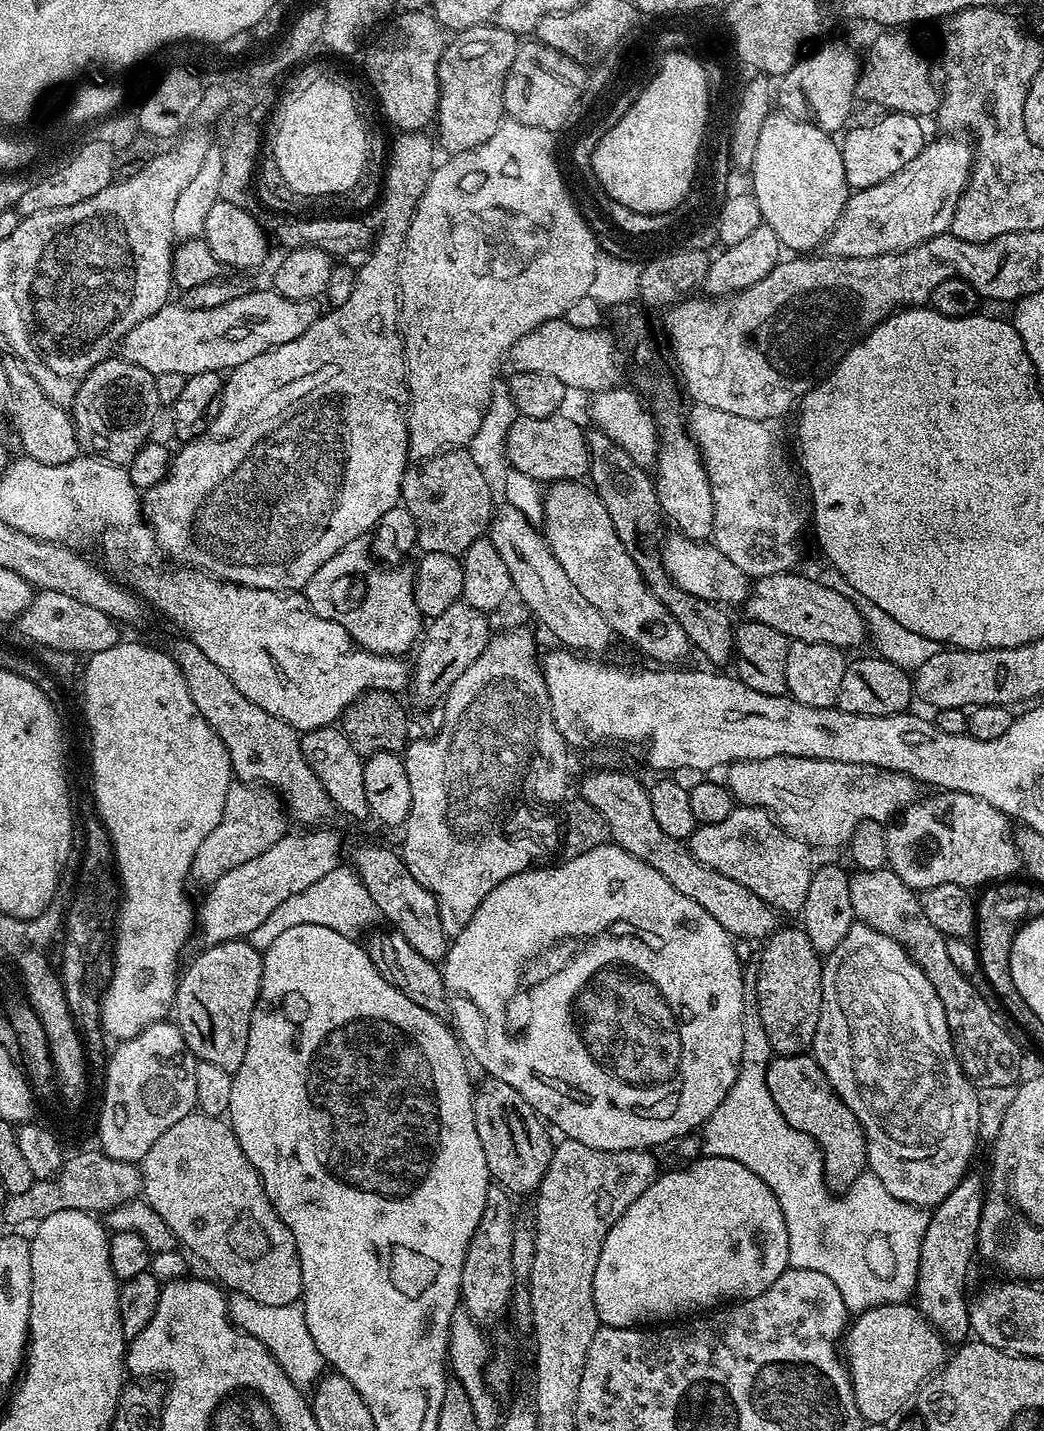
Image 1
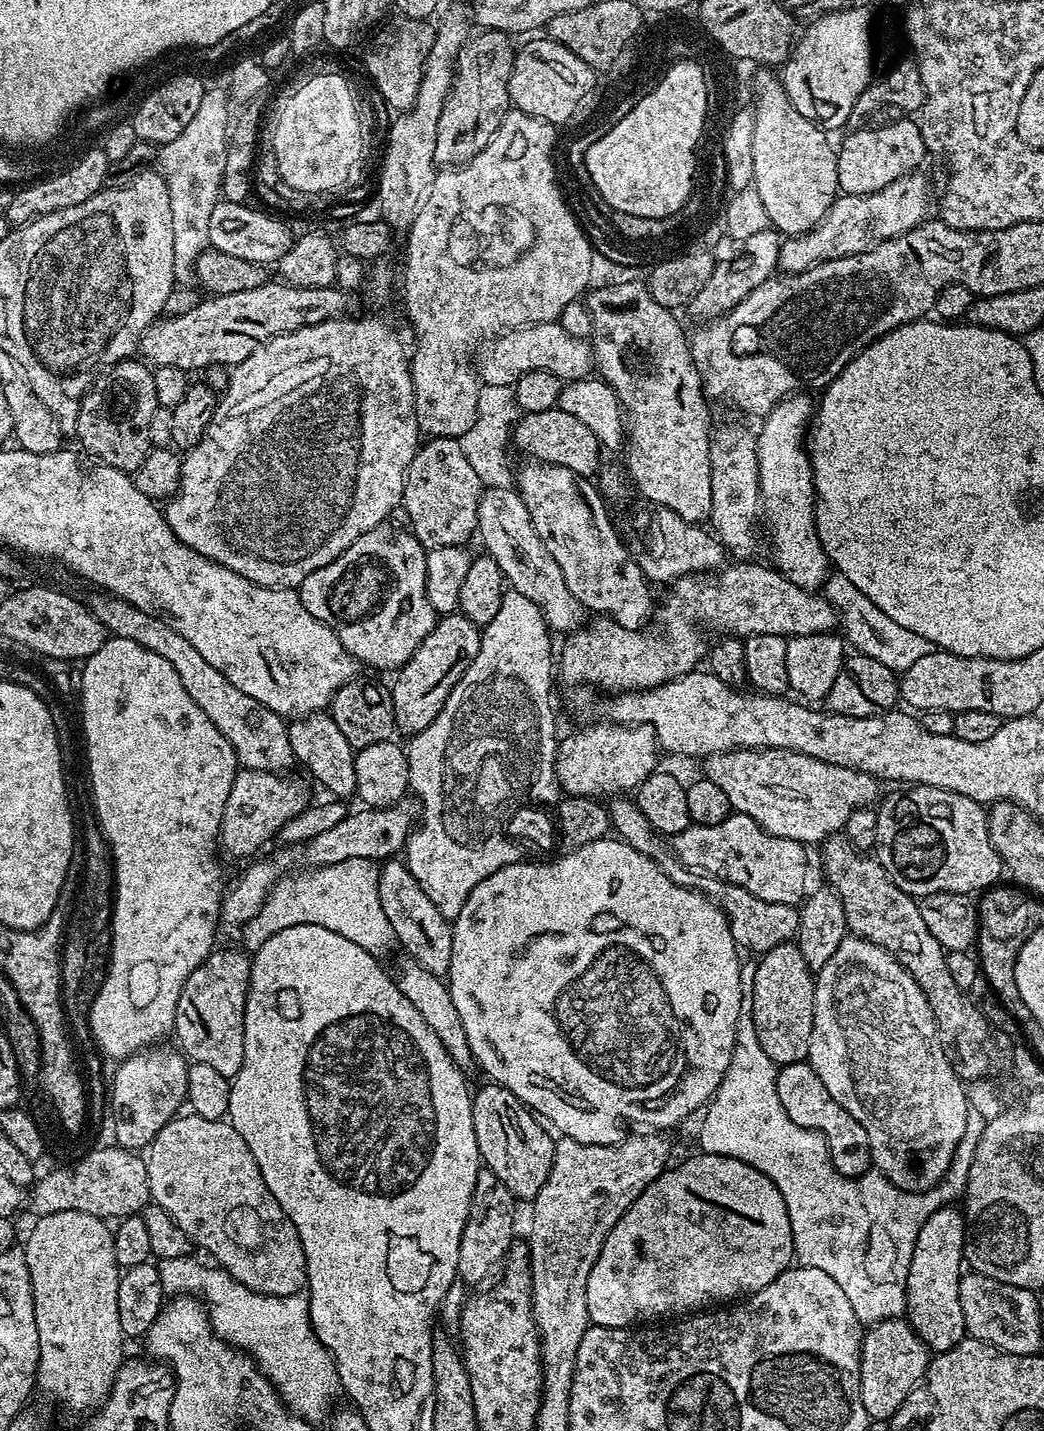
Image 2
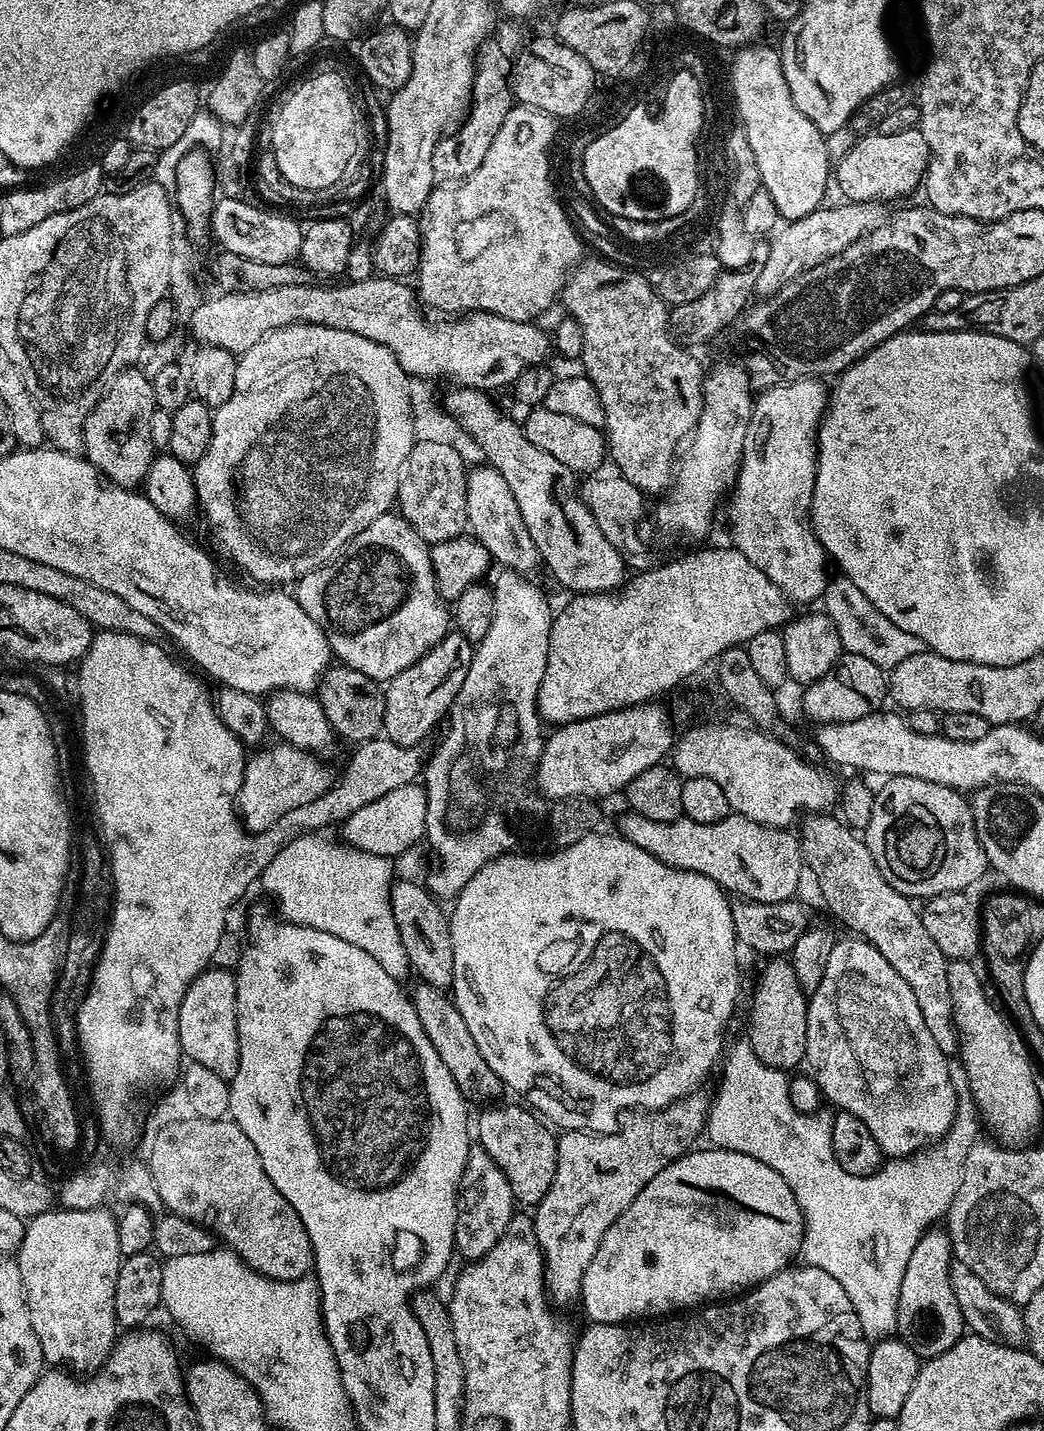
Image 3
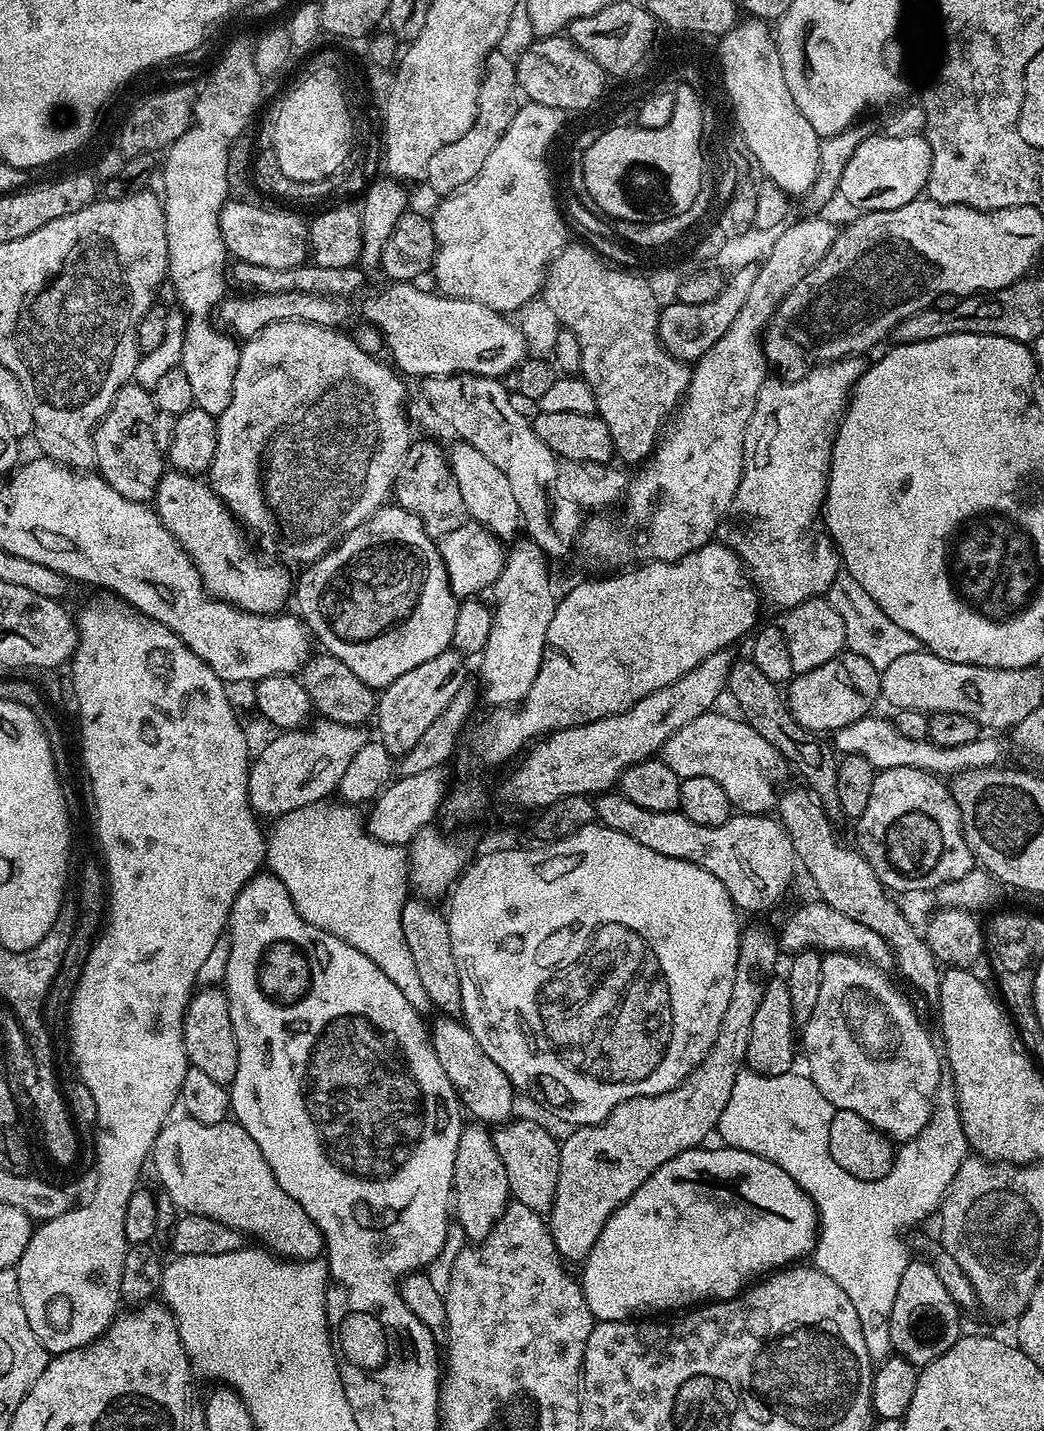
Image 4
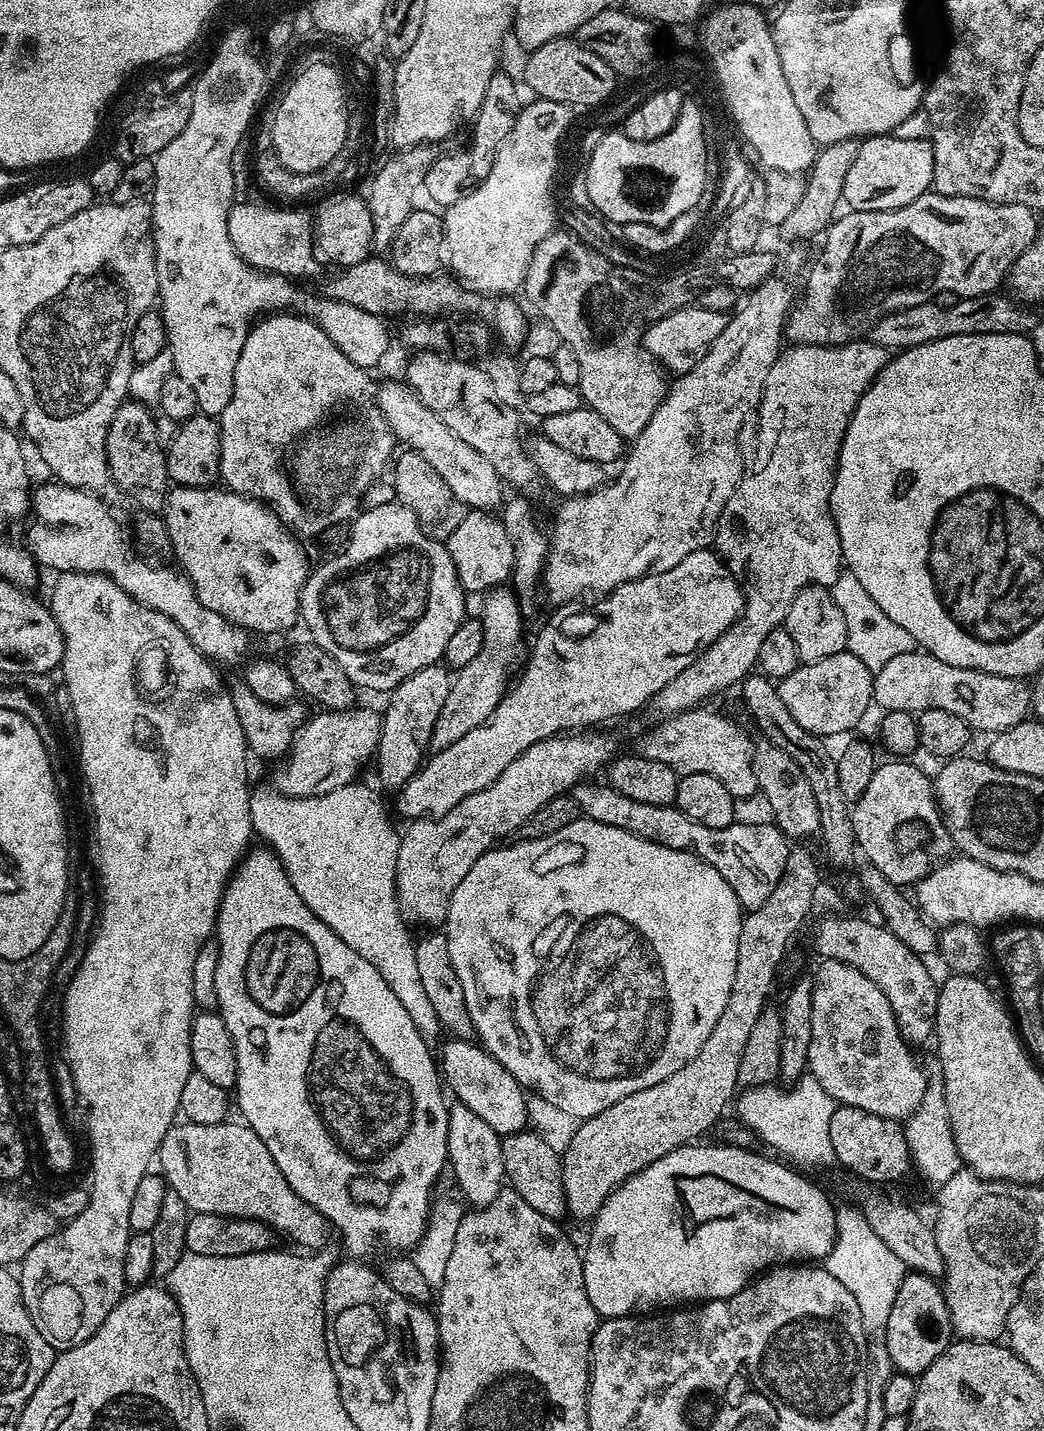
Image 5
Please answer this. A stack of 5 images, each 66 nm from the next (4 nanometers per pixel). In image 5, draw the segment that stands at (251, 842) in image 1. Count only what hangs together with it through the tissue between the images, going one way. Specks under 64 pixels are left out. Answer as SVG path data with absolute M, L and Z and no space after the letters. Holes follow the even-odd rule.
M353 706L345 712L317 711L317 716L305 719L300 725L296 737L292 739L292 748L287 756L279 761L280 769L276 772L274 787L287 796L321 796L330 794L338 786L346 786L357 779L356 776L364 768L364 763L371 761L376 755L376 747L380 741L381 713L371 712L368 708Z

